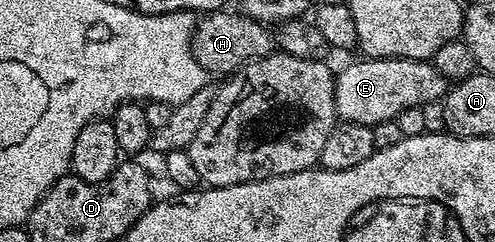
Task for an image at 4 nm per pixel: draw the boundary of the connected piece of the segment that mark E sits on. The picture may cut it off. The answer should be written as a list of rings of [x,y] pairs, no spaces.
[[[404,57],[358,60],[335,73],[335,115],[340,122],[373,126],[382,121],[394,121],[409,107],[422,107],[447,96],[449,78],[430,60]]]

